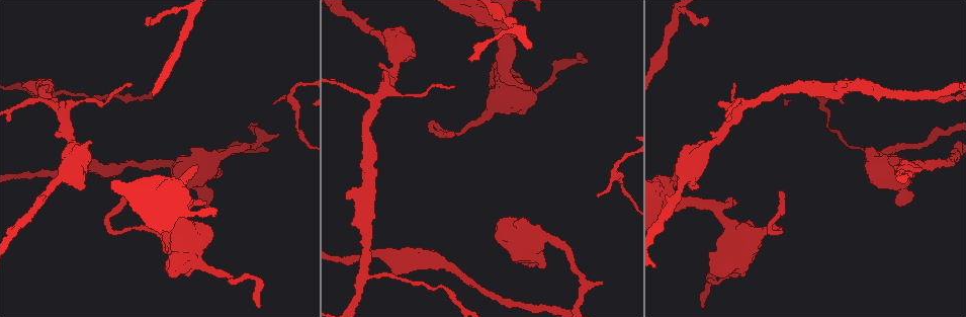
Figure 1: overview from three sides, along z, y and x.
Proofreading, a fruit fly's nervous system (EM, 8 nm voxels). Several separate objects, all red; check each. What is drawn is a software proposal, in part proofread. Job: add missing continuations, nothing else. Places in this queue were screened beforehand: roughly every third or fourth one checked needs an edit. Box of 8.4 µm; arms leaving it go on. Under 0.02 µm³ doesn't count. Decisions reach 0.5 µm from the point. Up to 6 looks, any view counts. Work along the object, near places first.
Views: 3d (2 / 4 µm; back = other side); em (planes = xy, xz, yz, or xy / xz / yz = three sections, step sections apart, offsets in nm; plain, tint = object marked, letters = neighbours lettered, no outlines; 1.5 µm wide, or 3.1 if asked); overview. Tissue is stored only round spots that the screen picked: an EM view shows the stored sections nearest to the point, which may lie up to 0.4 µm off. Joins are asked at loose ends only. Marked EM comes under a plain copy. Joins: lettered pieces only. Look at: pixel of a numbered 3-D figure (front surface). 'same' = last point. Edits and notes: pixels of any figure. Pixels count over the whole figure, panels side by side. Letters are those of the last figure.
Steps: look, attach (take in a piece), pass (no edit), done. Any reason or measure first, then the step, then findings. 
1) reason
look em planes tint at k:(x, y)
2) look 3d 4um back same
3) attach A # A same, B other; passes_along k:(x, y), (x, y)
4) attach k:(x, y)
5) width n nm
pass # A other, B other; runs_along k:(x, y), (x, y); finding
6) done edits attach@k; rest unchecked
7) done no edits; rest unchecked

thin end
look em planes tint at 1:(146, 20)

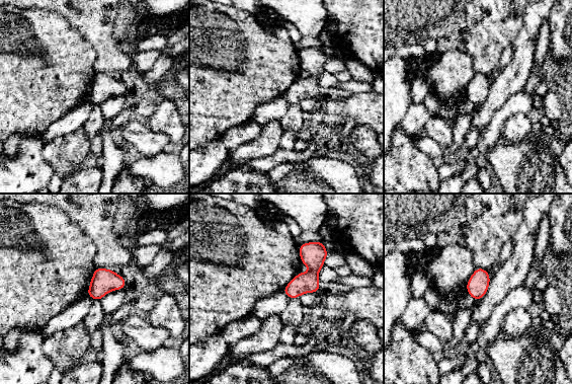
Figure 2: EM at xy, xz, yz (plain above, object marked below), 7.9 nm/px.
see the neighbours
look em planes letters same

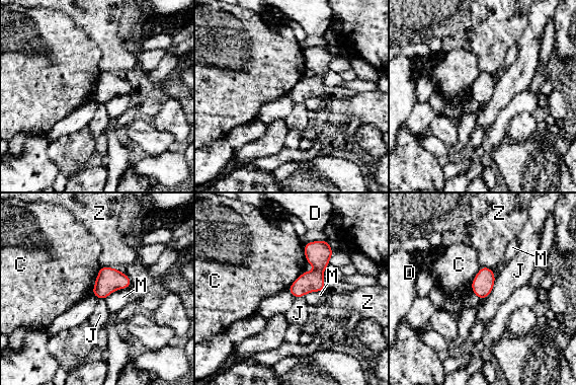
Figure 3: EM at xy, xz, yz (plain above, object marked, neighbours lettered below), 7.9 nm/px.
pass # C other, D other, J other, M other, Z other; none of them fits

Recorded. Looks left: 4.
free end
look 3d 2um at 1:(220, 167)

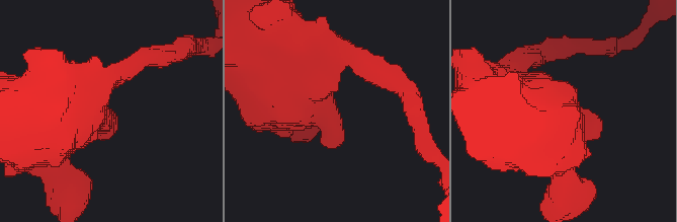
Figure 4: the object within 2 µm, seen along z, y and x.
now the EM
look em xy step 8 letters at 4:(595, 113)

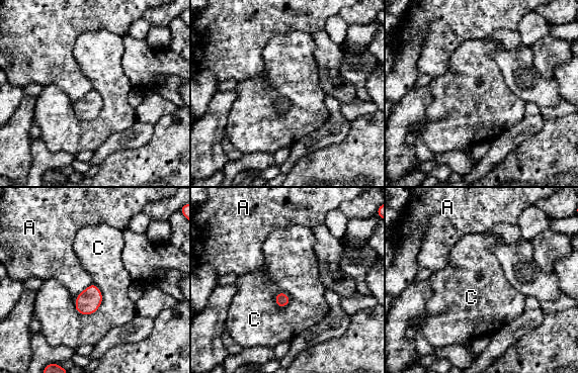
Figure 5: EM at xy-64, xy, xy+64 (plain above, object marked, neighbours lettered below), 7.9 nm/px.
pass # A other, C other; border 5:(92, 282), (102, 301), (80, 314); no lettered piece goes on from it

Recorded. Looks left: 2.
thin end
look 3d 2um at 1:(603, 283)

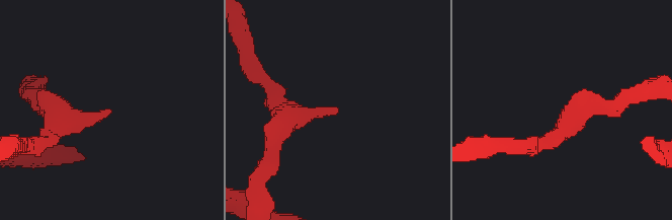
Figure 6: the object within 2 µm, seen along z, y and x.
arm_widths 160, 170 nm
look em planes letters at 6:(335, 112)

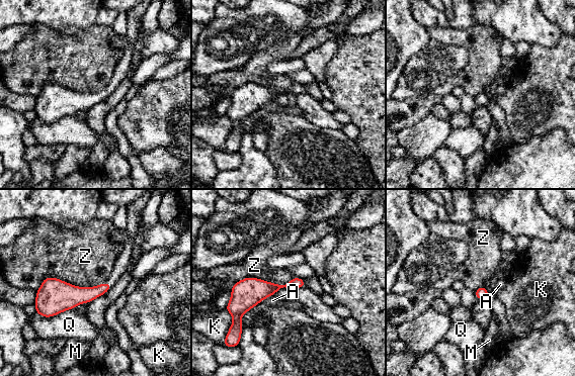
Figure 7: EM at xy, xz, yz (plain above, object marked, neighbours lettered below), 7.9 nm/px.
pass # A other, K other, M other, Q other, Z other; border 7:(106, 281), (38, 289); none of them fits

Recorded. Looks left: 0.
done no edits; rest unchecked

